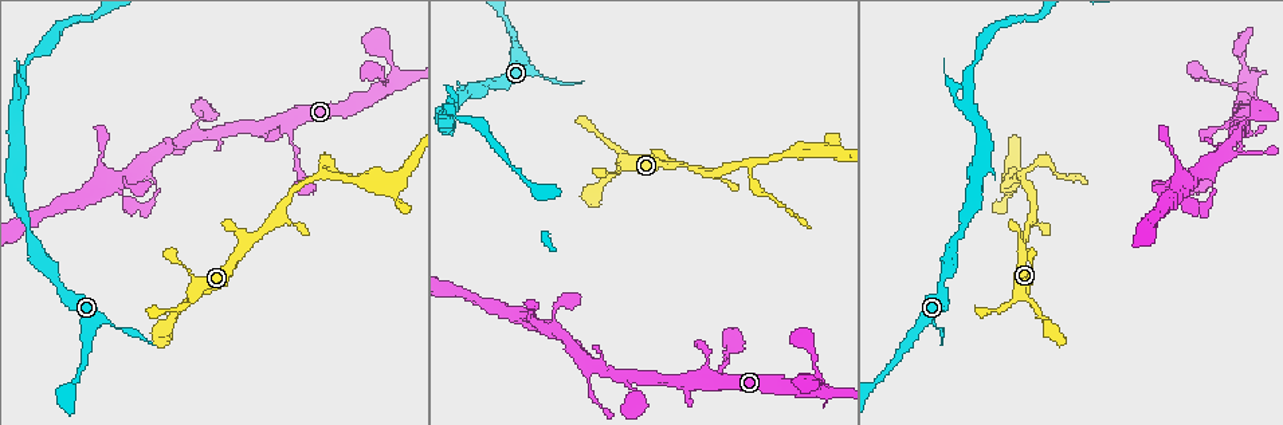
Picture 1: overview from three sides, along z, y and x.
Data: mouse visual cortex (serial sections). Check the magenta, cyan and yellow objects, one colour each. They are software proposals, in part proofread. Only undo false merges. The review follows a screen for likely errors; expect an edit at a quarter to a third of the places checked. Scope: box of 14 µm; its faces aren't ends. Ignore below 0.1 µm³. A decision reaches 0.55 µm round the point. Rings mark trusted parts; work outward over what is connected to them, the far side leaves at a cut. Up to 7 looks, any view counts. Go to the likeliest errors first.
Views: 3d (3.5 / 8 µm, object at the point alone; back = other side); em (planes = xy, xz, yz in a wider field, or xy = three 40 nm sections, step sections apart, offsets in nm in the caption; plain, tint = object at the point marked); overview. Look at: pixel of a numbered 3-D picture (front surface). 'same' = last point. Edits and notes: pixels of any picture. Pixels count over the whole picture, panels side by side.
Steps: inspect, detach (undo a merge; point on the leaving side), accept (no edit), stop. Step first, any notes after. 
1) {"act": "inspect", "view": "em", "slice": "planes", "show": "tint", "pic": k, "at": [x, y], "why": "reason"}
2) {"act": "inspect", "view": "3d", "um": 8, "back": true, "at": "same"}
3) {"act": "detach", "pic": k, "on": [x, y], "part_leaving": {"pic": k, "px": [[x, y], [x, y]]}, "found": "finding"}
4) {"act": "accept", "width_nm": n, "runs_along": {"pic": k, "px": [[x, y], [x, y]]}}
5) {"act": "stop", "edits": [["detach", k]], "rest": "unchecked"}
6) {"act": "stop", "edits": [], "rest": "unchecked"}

{"act": "inspect", "view": "em", "slice": "xy", "step": 3, "show": "tint", "pic": 1, "at": [1023, 176], "why": "three arms meet"}

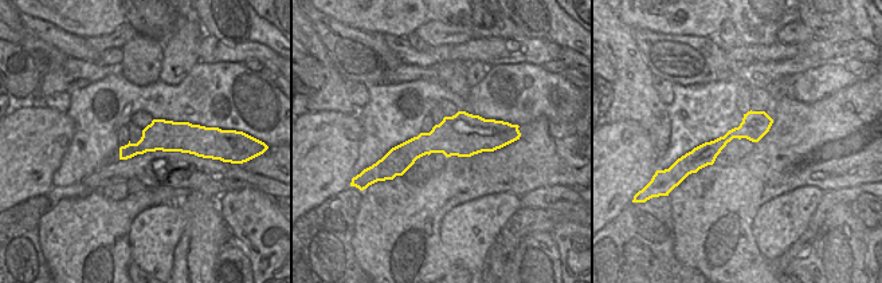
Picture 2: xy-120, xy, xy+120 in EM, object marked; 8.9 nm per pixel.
{"act": "inspect", "view": "3d", "um": 3.5, "back": true, "at": "same"}

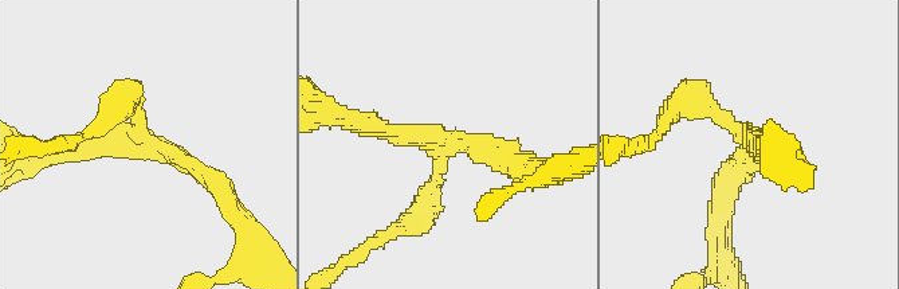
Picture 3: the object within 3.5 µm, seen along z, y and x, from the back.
{"act": "accept", "arms": 3, "arm_widths_nm": [200, 250, 250], "runs_along": {"pic": 3, "px": [[525, 170], [487, 145], [368, 124]]}, "found": "continuous, no second cell"}

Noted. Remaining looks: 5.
{"act": "inspect", "view": "3d", "um": 8, "pic": 1, "at": [1238, 137], "why": "small branch off a trunk"}

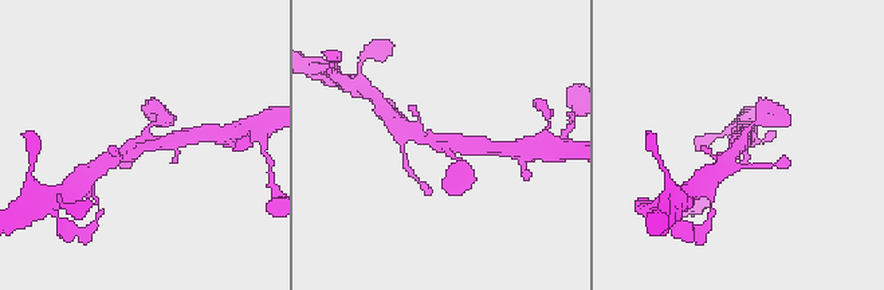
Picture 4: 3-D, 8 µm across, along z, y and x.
{"act": "inspect", "view": "3d", "um": 3.5, "pic": 4, "at": [741, 144]}

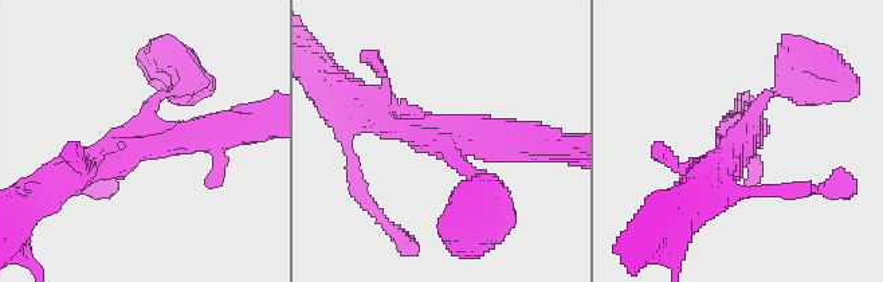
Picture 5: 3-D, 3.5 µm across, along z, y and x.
{"act": "accept", "arm_widths_nm": [150, 300, 400], "runs_along": {"pic": 5, "px": [[239, 125], [78, 171]]}, "found": "continuous, no second cell"}

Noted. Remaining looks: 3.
{"act": "inspect", "view": "3d", "um": 3.5, "pic": 1, "at": [543, 330], "why": "small branch off a trunk"}

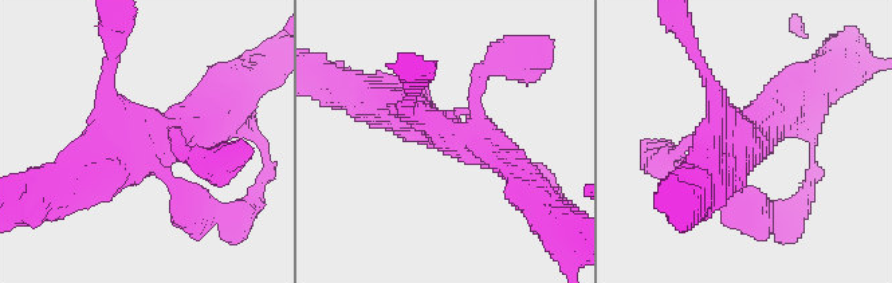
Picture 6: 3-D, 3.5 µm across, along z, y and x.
{"act": "inspect", "view": "em", "slice": "xy", "step": 5, "show": "tint", "pic": 6, "at": [152, 145], "why": "now the EM"}

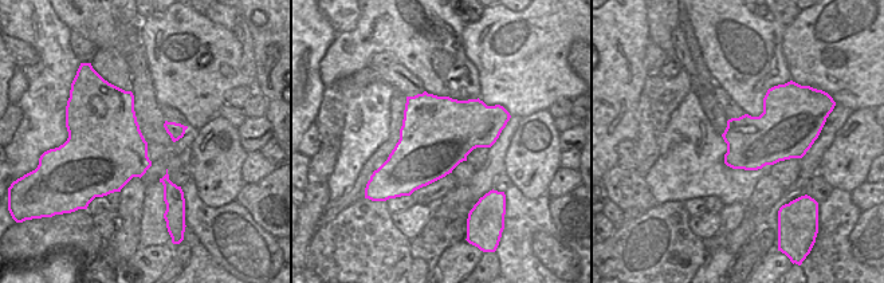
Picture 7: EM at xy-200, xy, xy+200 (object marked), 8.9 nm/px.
{"act": "accept", "runs_along": {"pic": 6, "px": [[521, 175], [377, 98]]}, "found": "one cell here"}

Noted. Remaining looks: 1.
{"act": "stop", "edits": [], "rest": "unchecked"}

